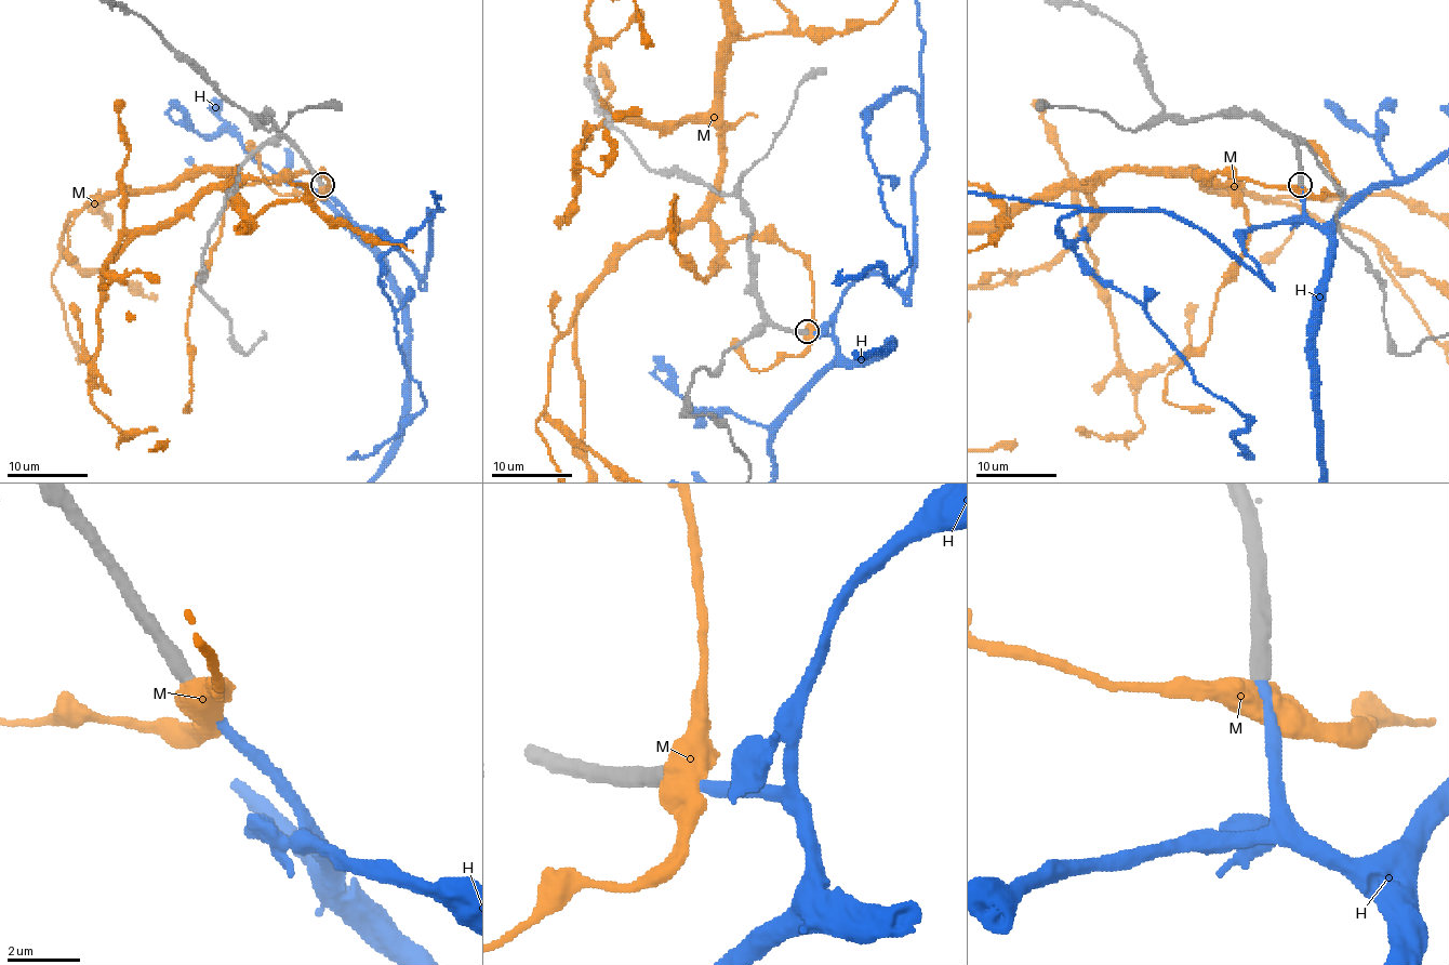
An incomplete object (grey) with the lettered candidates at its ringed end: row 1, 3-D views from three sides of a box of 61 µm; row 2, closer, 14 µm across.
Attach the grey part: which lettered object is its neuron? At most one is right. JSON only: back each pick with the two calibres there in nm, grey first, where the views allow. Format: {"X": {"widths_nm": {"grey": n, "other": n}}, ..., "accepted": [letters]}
{"H": {"widths_nm": {"grey": 500, "other": 340}}, "accepted": ["H"]}

